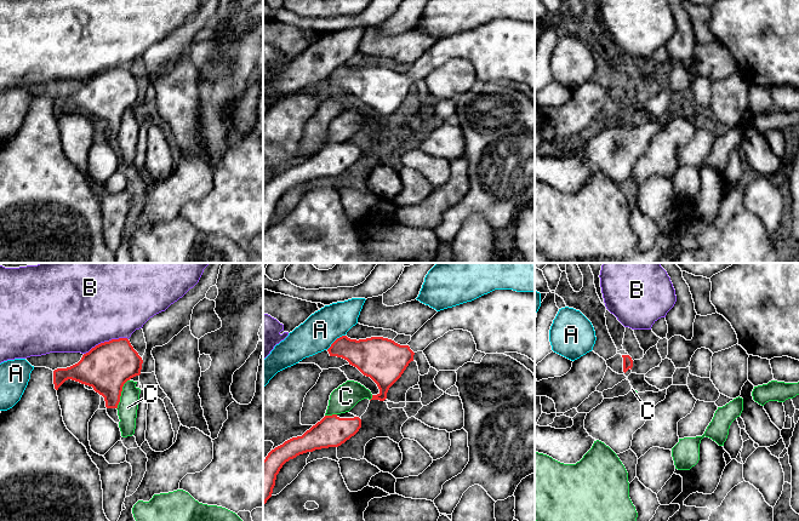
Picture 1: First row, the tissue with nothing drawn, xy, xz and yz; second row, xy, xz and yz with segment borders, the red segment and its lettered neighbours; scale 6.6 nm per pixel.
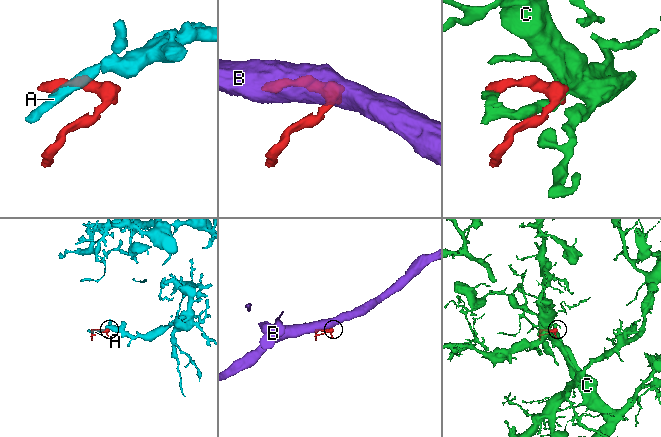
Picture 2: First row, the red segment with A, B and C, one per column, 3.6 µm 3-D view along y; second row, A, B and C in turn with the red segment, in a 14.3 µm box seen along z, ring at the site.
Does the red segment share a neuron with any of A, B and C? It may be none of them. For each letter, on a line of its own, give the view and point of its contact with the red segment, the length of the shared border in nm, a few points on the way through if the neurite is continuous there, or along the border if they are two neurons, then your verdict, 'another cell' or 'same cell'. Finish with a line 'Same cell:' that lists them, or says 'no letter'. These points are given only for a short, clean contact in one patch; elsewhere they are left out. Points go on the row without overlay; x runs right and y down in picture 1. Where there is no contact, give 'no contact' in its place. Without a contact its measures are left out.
A: meets red in xz at (335, 69); contact 160 nm long; another cell
B: meets red in xy at (106, 70); contact 320 nm long; border along xy (127, 67), (112, 67), (101, 70), (84, 82); another cell
C: meets red in xy at (120, 122); contact 220 nm long; another cell
Same cell: no letter

